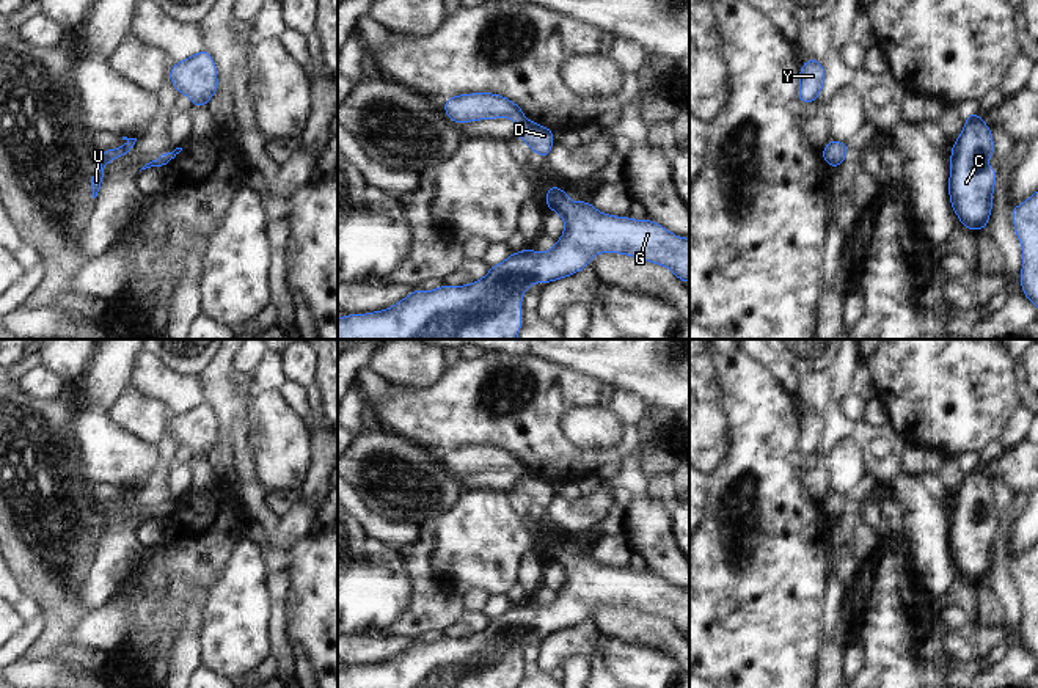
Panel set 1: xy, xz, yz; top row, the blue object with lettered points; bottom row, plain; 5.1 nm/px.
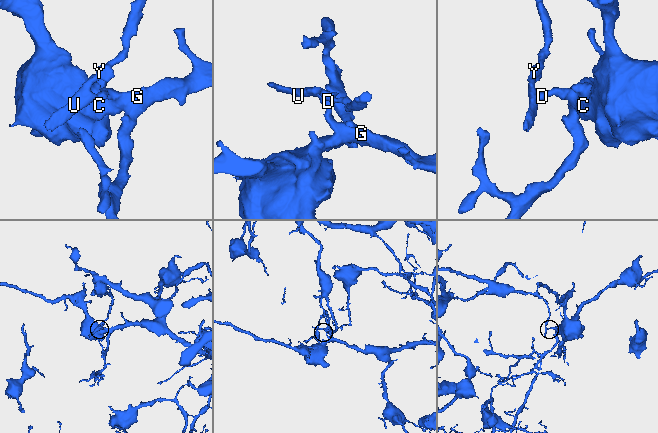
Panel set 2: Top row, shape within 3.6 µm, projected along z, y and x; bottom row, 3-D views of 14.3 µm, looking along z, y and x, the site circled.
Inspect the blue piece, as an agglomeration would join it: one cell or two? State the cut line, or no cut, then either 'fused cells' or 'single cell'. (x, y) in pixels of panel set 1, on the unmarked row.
cut in xz along (526, 472), (520, 475); fused cells

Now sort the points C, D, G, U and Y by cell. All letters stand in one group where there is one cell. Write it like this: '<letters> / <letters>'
C D G / U Y

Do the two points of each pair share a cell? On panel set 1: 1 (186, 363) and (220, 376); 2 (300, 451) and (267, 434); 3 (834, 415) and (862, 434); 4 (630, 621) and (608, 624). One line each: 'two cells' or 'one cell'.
1: two cells
2: one cell
3: two cells
4: one cell

